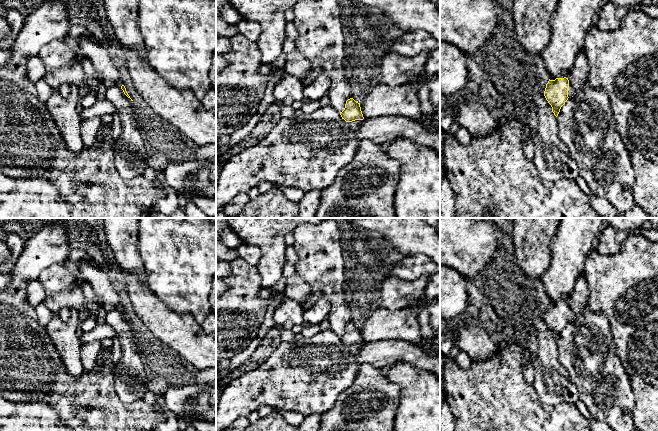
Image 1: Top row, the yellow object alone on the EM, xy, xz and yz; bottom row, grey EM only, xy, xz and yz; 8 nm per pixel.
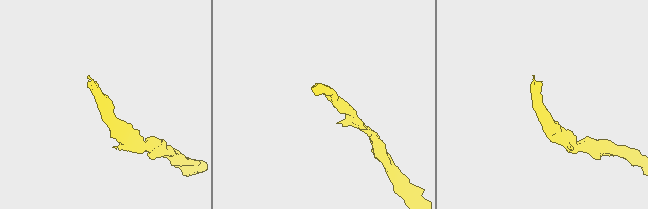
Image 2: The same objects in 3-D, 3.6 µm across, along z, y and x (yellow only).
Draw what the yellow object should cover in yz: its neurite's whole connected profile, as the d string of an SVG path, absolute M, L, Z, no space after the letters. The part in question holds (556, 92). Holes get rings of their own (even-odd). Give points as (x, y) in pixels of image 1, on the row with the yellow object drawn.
M561 74L555 80L550 80L546 84L544 96L552 107L552 112L557 117L561 107L569 98L575 95L574 89L569 84L569 75Z

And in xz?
M353 98L346 101L345 108L340 112L340 115L353 131L359 128L360 122L364 119L360 103L356 102Z

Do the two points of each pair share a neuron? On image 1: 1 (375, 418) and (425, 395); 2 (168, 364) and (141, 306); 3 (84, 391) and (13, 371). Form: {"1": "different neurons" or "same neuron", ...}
{"1": "different neurons", "2": "different neurons", "3": "same neuron"}

